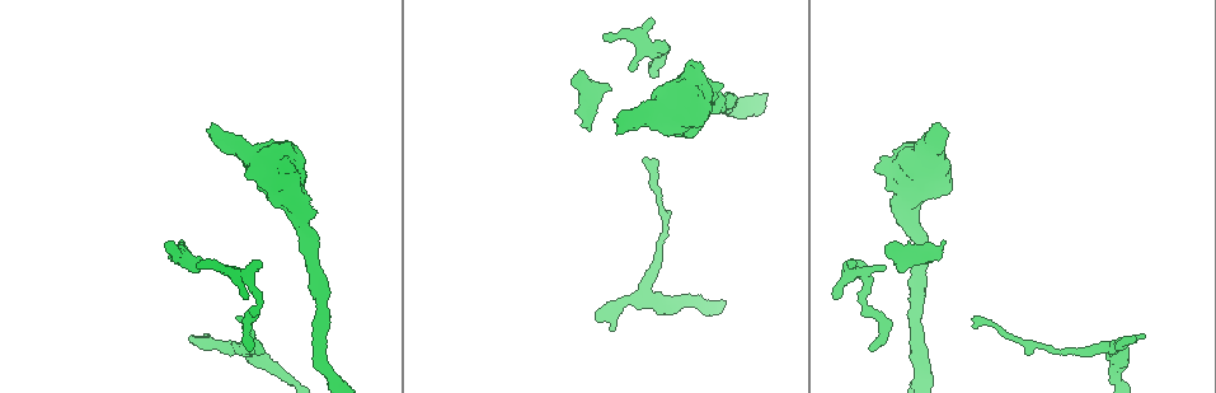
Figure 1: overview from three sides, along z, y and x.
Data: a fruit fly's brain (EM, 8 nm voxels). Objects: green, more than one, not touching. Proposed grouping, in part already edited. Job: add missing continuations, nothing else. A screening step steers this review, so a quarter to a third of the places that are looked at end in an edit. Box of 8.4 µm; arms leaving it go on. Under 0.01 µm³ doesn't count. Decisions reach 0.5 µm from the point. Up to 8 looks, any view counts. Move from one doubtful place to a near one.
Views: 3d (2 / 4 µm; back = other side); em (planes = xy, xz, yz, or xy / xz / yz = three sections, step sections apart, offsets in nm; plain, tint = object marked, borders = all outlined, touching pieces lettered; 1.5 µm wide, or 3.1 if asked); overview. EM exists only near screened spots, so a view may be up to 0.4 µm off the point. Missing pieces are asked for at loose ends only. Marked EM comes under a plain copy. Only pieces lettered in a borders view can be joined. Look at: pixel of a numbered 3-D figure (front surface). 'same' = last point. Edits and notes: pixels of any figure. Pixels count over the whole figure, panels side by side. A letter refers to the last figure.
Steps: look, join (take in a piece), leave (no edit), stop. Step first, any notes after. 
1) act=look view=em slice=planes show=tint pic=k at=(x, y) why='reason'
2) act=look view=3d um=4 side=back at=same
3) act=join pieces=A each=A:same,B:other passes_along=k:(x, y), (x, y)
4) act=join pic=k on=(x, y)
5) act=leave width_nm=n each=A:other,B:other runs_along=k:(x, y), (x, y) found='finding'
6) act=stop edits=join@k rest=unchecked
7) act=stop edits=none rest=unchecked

act=look view=3d um=4 pic=1 at=(877, 170) why='branch stops here'

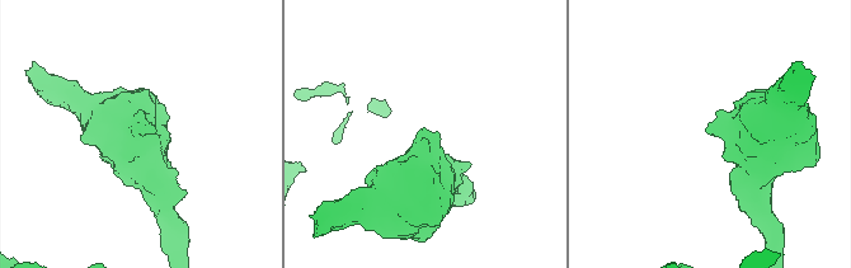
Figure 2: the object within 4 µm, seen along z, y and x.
act=look view=em slice=planes show=borders pic=2 at=(426, 129)

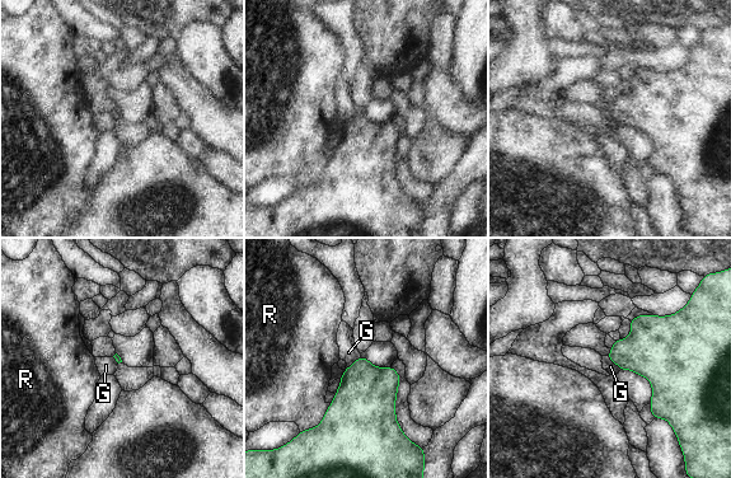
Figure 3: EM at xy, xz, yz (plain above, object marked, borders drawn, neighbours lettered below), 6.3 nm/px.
act=leave longest_contact=R:220nm each=G:other,R:other border=3:(360, 355), (345, 370) found='none of them fits'

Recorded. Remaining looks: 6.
act=look view=3d um=2 pic=1 at=(238, 318) why='long arm stops here'

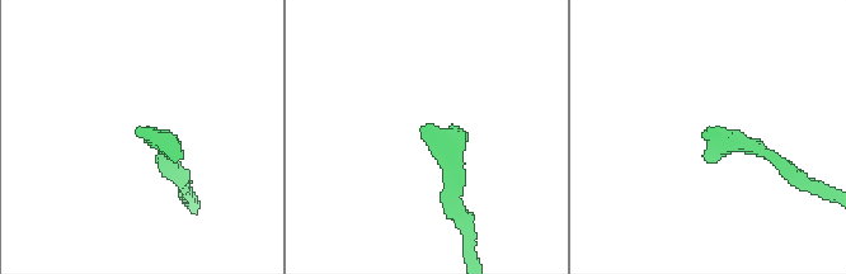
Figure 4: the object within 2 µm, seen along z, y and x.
act=look view=em slice=planes show=borders pic=4 at=(423, 126) why='need the tissue'

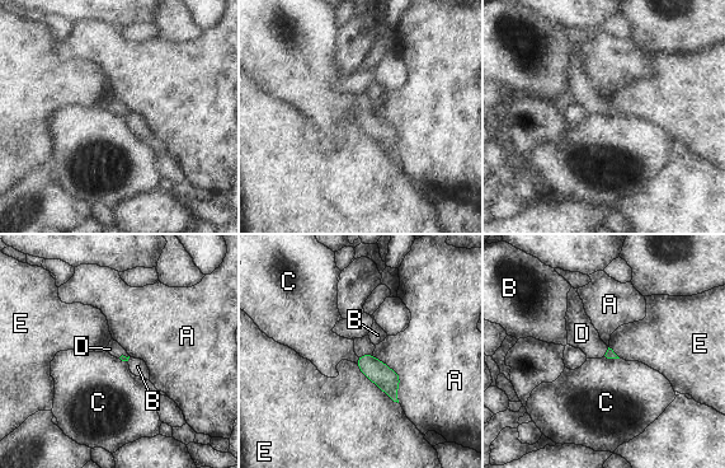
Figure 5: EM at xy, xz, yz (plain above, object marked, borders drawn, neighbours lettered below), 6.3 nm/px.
act=join pieces=D each=A:other,B:other,C:other,D:same,E:other passes_along=5:(386, 379), (366, 354), (362, 346) found='it goes on there'

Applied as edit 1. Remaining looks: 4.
act=look view=overview

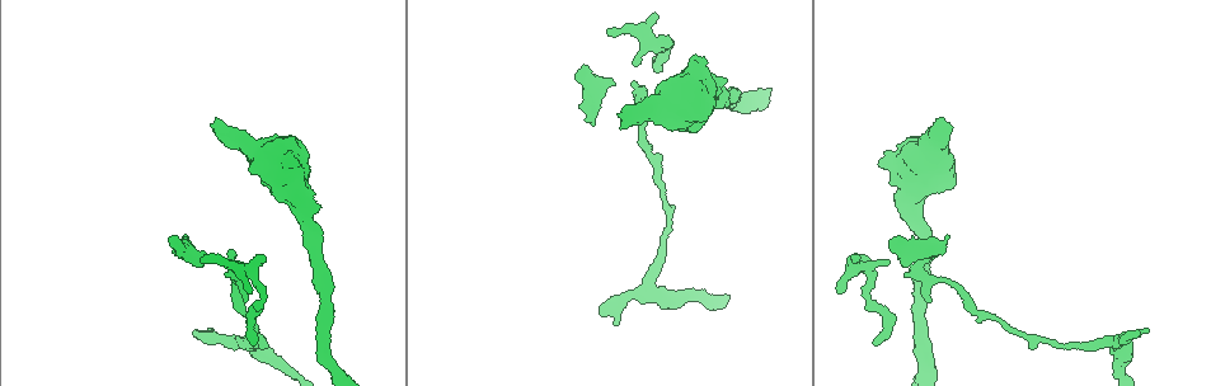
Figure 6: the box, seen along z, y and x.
act=look view=3d um=2 side=back pic=6 at=(607, 33)

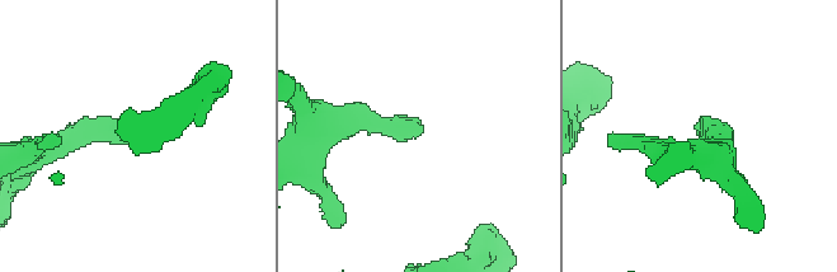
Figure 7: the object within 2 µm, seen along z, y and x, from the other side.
act=look view=em slice=yz step=4 show=borders pic=7 at=(421, 130) why='now the EM'

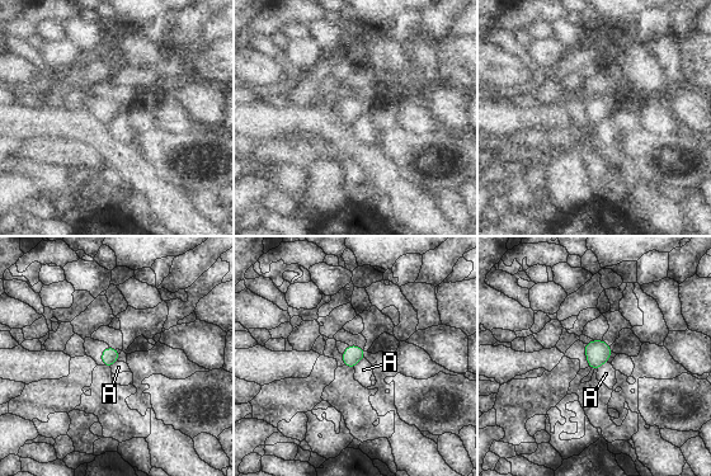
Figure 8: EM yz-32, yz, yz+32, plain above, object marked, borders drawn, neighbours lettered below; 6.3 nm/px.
act=look view=em slice=xy step=8 show=borders at=same

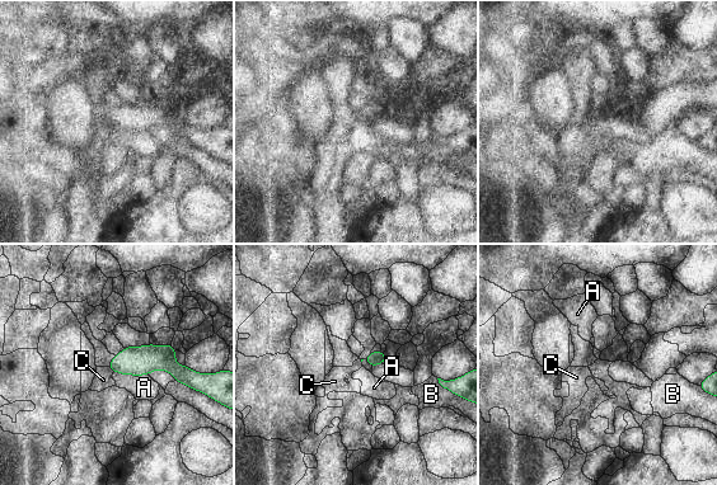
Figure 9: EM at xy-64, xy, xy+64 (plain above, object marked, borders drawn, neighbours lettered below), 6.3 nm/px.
act=leave each=A:other,B:other,C:other border=9:(108, 366), (113, 371) found='no lettered piece goes on from it'

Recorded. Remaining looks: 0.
act=stop edits=join@5 rest=unchecked

